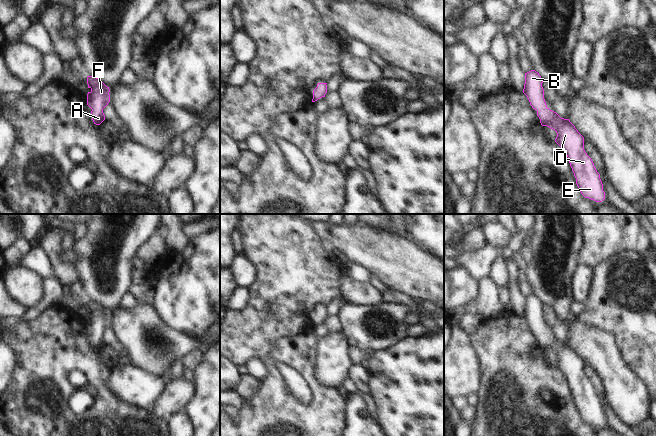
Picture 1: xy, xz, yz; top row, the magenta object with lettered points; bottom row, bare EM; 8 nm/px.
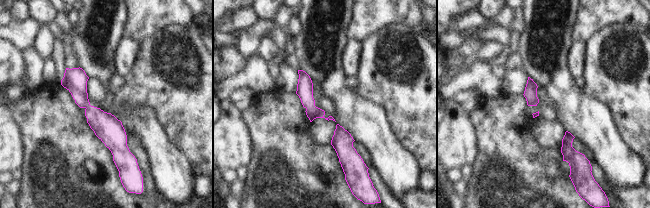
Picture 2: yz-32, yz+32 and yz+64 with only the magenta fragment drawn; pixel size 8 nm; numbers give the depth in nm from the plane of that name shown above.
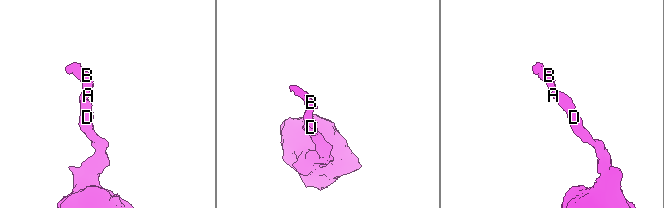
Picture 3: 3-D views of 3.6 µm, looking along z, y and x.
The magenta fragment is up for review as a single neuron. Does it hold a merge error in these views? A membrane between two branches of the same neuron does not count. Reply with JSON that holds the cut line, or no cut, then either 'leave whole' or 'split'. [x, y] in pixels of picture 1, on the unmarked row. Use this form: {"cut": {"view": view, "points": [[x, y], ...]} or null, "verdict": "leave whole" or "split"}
{"cut": null, "verdict": "leave whole"}

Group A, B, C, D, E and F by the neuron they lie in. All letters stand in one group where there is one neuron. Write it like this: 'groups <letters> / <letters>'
groups A B C D E F

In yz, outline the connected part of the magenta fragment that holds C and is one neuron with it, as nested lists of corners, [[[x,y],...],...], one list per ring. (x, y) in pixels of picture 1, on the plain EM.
[[[535,294],[525,297],[523,317],[537,335],[541,349],[556,355],[555,366],[565,375],[581,418],[585,422],[602,426],[605,423],[603,408],[592,383],[584,374],[584,361],[569,343],[561,342],[547,331],[542,307],[541,300]]]

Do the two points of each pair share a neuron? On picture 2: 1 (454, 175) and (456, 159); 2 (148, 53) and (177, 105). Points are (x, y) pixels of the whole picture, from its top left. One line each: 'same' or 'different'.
1: different
2: same

